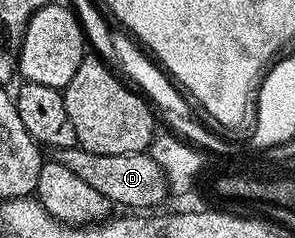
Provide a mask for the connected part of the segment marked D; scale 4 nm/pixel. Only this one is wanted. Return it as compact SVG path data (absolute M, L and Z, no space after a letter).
M71 146L59 151L58 161L71 168L90 188L102 192L106 200L112 202L113 207L128 206L132 212L148 212L153 208L160 208L170 197L169 177L165 167L151 153L127 154L126 156L102 156L94 152L86 152L80 146Z

